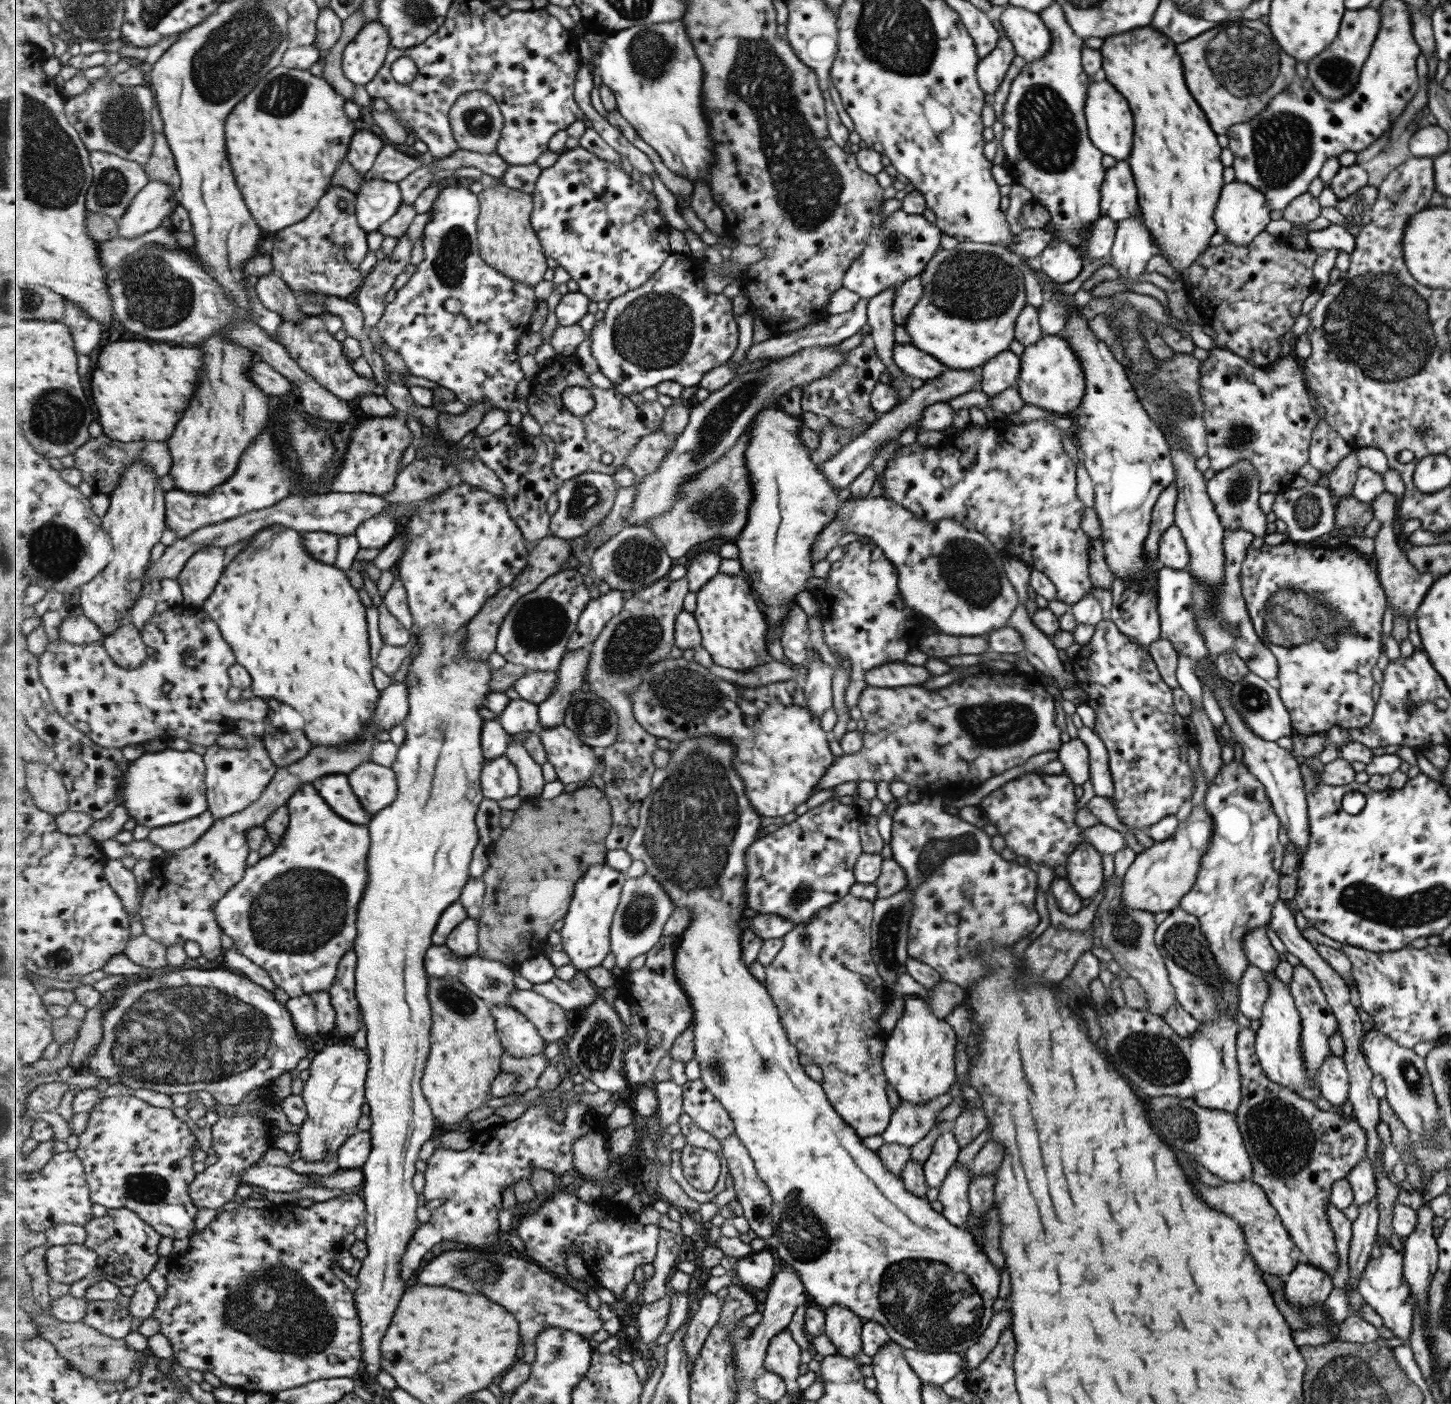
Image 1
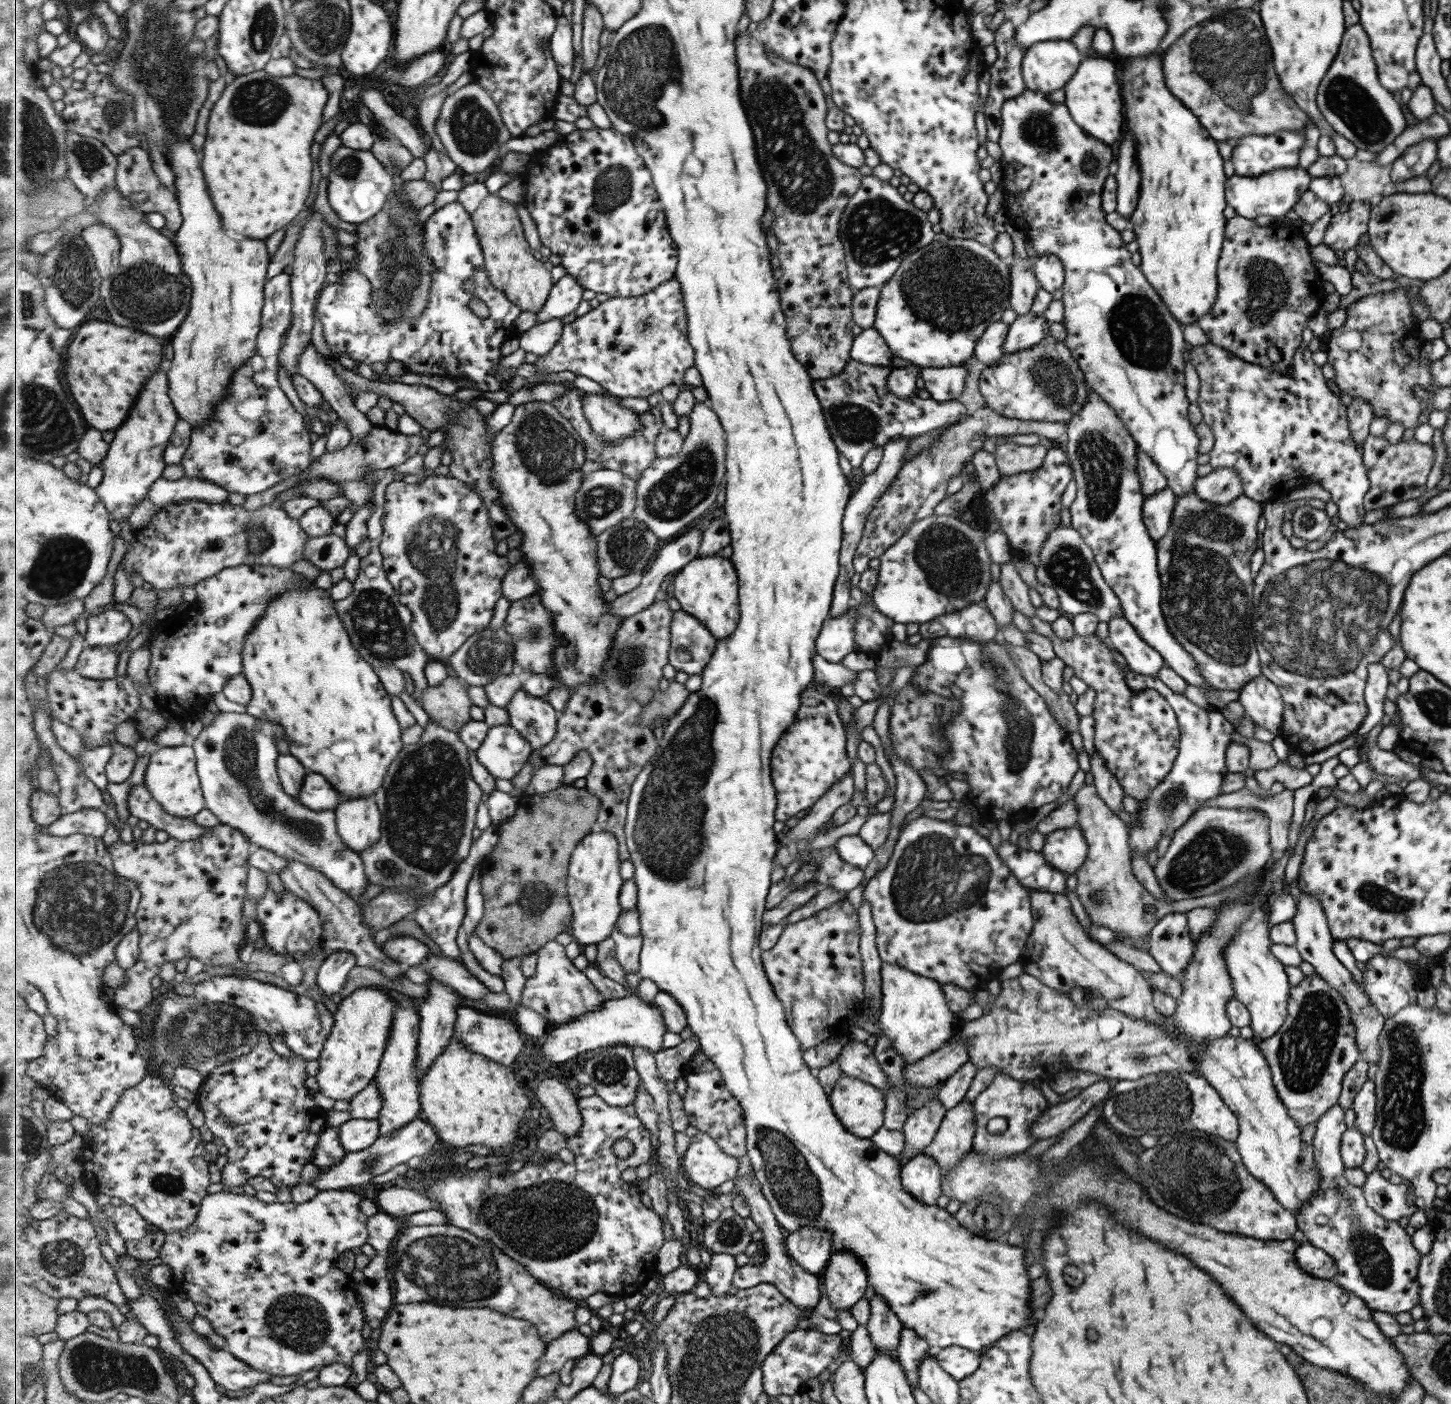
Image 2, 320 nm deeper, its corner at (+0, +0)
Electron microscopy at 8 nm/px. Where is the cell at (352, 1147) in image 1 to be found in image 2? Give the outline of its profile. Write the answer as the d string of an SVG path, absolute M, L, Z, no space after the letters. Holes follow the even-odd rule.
M351 1118L339 1128L341 1142L348 1153L371 1147L381 1135L380 1122L377 1119Z

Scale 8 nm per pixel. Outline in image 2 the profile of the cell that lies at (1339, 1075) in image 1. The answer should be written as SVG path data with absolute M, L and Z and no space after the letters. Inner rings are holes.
M1334 1104L1324 1112L1314 1123L1315 1130L1312 1138L1313 1164L1317 1169L1319 1188L1311 1200L1307 1200L1296 1218L1297 1230L1304 1234L1304 1241L1310 1246L1323 1250L1335 1263L1336 1273L1333 1280L1346 1291L1360 1298L1370 1311L1386 1312L1395 1315L1398 1312L1408 1312L1418 1304L1418 1278L1416 1275L1420 1255L1413 1248L1410 1236L1397 1222L1383 1220L1365 1203L1359 1187L1348 1184L1343 1176L1344 1164L1340 1157L1340 1136L1345 1132L1343 1123L1344 1110Z

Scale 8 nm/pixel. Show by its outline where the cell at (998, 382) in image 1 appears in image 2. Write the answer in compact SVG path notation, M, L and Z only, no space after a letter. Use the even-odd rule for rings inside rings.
M1001 319L989 323L983 334L975 341L973 357L985 367L997 364L997 360L1005 356L1002 344L1007 331L1008 325L1004 324Z

